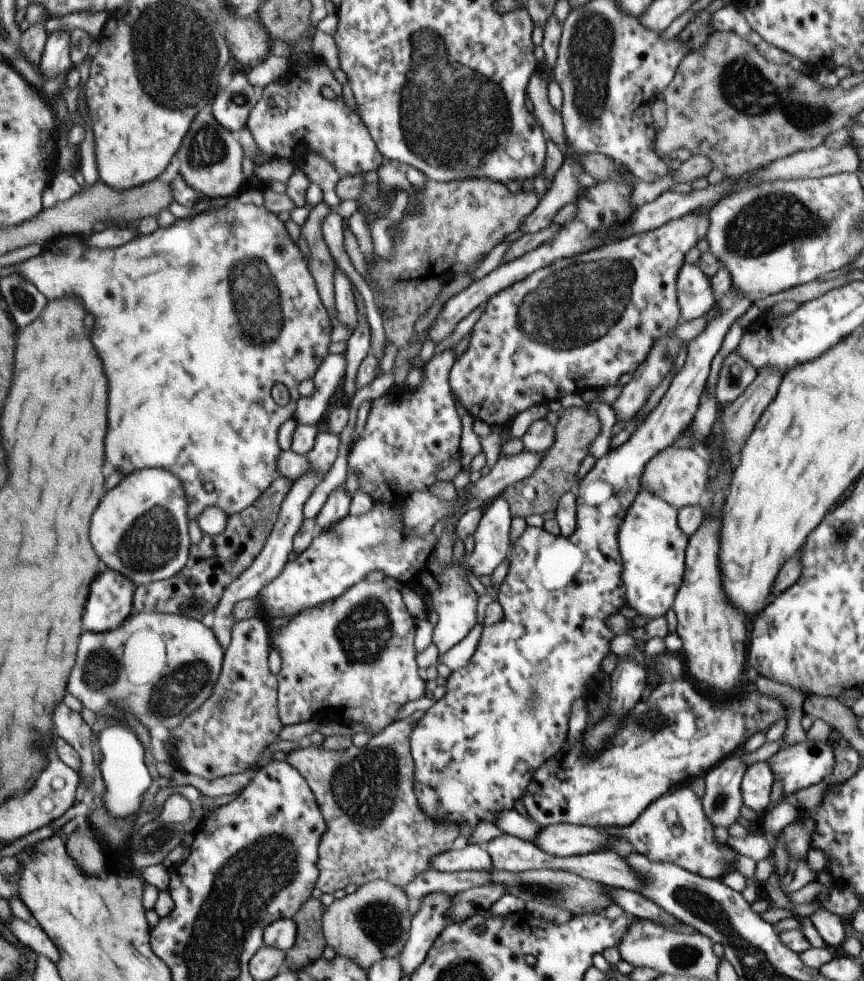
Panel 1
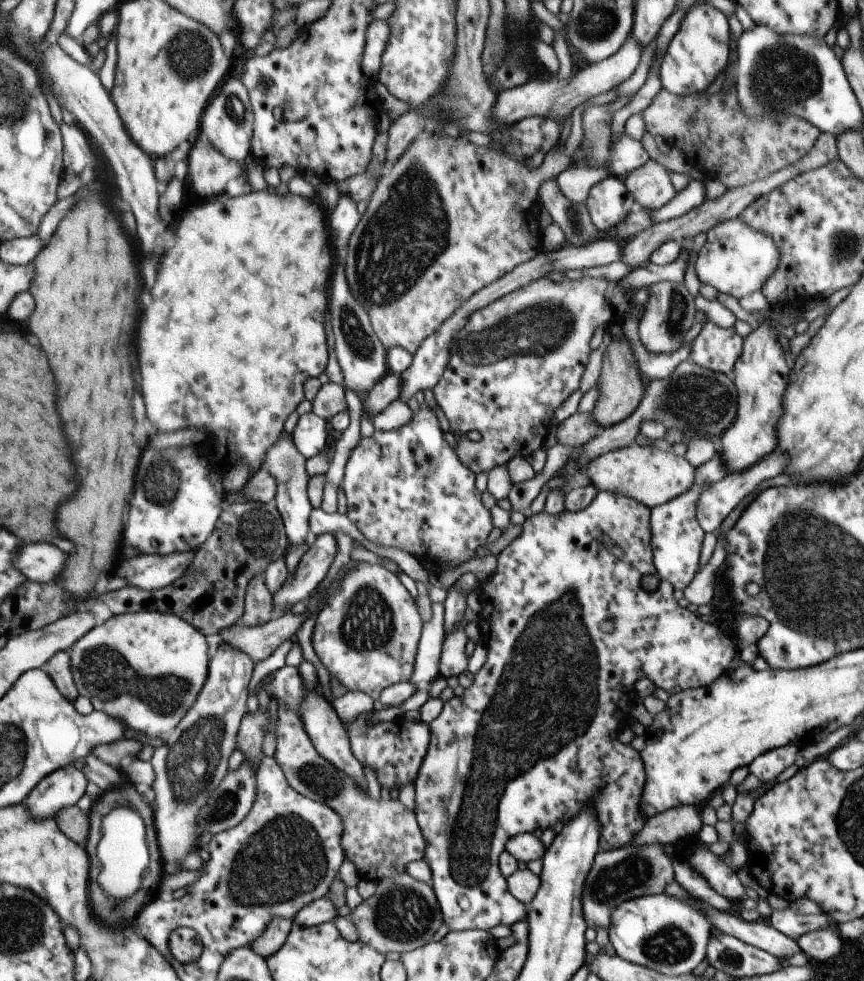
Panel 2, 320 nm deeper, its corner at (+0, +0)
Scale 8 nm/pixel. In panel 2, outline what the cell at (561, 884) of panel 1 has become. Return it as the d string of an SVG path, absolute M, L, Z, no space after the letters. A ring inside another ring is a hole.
M625 845L614 851L601 851L595 855L587 873L581 895L582 913L586 925L608 928L610 910L629 899L663 893L674 878L672 861L677 856L668 856L663 845Z

